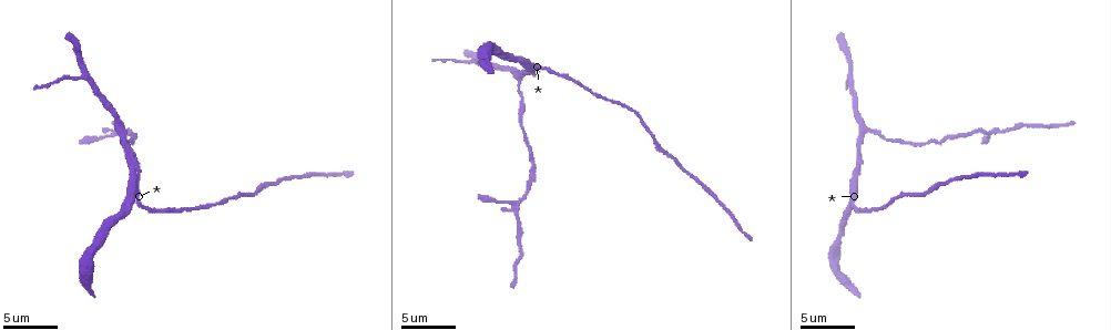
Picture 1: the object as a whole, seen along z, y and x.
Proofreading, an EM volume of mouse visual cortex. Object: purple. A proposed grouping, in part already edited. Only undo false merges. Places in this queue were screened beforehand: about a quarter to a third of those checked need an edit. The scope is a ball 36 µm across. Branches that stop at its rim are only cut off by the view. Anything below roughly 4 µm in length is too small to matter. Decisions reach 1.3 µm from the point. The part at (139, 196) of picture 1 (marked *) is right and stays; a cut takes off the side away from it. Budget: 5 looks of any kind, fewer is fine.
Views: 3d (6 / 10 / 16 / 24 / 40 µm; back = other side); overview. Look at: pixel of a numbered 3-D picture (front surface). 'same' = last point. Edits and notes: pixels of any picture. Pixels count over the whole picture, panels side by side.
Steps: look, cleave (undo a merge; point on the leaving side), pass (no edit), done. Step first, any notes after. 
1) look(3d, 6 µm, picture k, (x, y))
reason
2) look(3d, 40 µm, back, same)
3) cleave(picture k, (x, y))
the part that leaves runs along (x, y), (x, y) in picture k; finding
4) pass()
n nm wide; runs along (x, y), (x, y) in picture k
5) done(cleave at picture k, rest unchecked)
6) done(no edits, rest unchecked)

look(3d, 10 µm, picture 1, (512, 205))
four or more arms meet

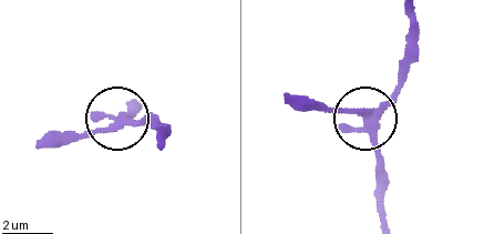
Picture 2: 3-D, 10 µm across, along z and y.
pass()
runs along (408, 14), (410, 47), (391, 98), (366, 112), (310, 110) in picture 2; one neuron here

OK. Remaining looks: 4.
look(3d, 10 µm, picture 1, (868, 131))
three-way junction

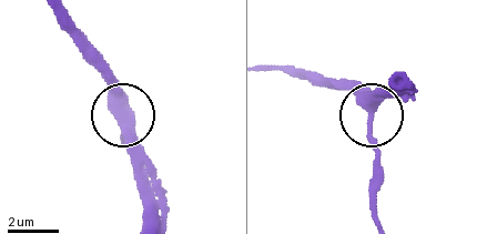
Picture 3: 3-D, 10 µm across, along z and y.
look(3d, 10 µm, back, picture 3, (370, 118))

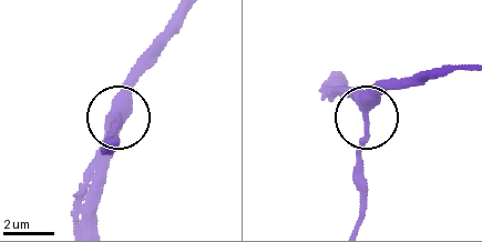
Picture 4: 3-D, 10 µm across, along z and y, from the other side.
pass()
330 nm wide; runs along (326, 81), (345, 88), (366, 113), (391, 81) in picture 4; continuous, no second neuron

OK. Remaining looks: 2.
look(3d, 6 µm, picture 1, (888, 204))
thin neck

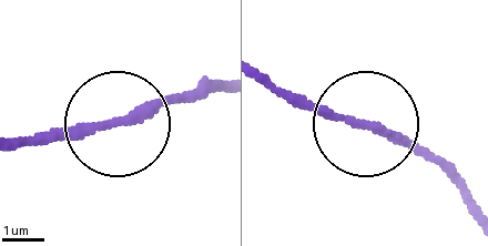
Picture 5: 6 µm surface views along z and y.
look(3d, 6 µm, back, picture 5, (358, 121))
other side

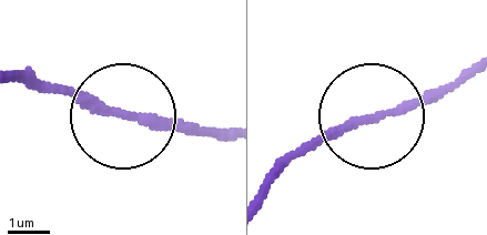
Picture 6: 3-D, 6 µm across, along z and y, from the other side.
pass()
runs along (222, 138), (105, 115), (34, 77) in picture 6; one neuron here

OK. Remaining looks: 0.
done(no edits, rest unchecked)

